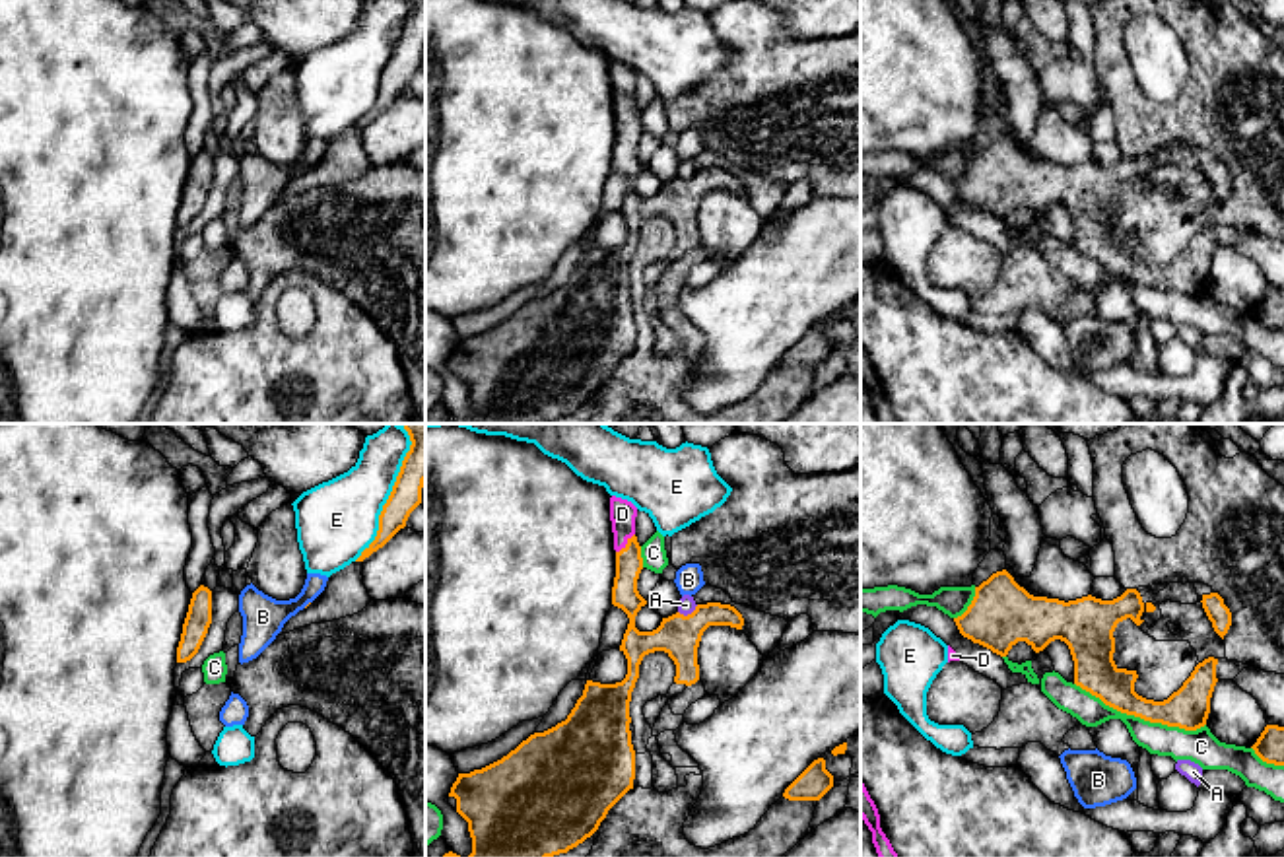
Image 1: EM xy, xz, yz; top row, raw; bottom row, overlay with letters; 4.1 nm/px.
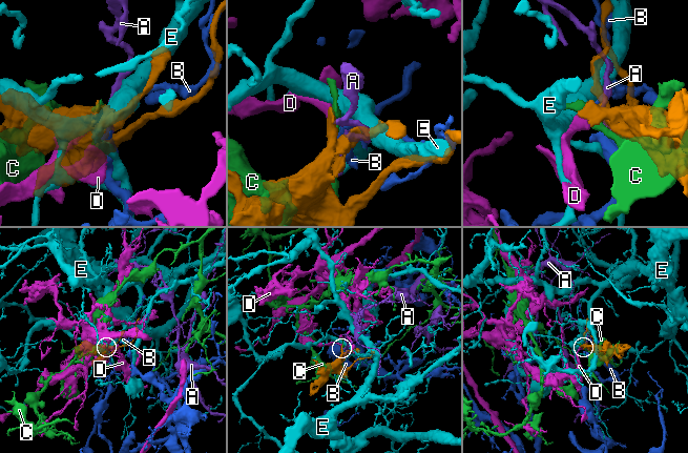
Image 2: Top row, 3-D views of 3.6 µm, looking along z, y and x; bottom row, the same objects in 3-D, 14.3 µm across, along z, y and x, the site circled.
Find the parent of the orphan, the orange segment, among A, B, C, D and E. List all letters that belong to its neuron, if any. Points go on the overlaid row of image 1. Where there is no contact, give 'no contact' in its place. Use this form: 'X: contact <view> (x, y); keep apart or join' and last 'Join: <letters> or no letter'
A: contact xz (688, 615); keep apart
B: contact xy (307, 605); keep apart
C: contact yz (1141, 718); keep apart
D: contact xz (628, 543); join
E: contact xy (391, 494); keep apart
Join: D

